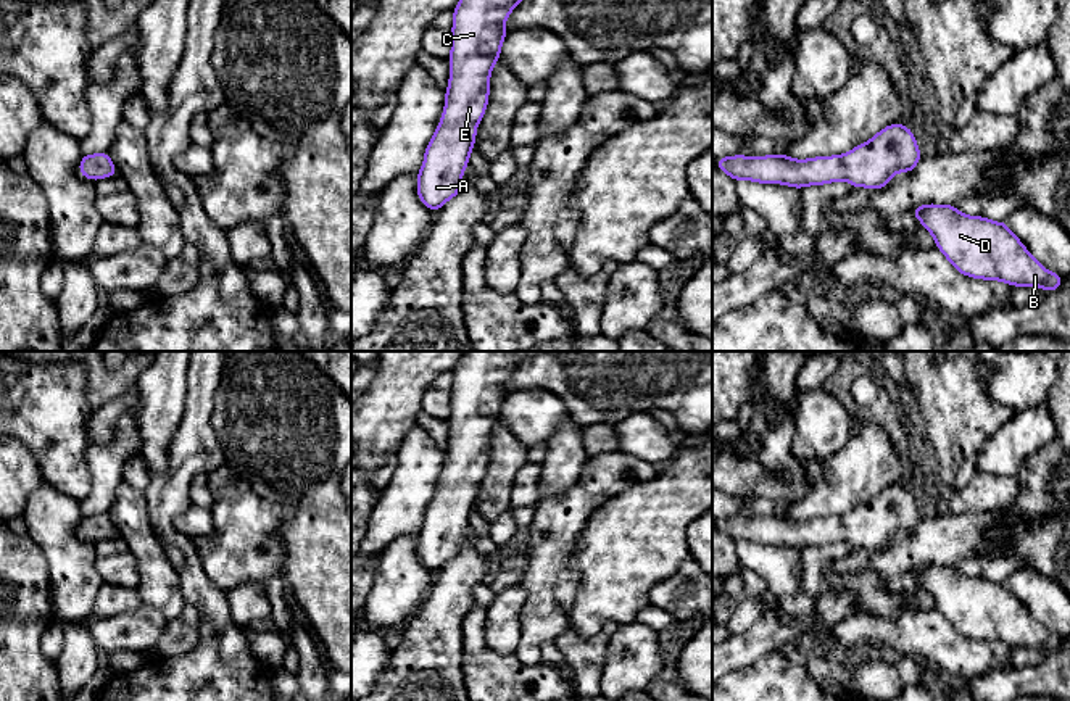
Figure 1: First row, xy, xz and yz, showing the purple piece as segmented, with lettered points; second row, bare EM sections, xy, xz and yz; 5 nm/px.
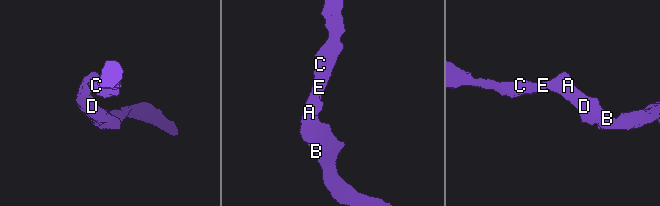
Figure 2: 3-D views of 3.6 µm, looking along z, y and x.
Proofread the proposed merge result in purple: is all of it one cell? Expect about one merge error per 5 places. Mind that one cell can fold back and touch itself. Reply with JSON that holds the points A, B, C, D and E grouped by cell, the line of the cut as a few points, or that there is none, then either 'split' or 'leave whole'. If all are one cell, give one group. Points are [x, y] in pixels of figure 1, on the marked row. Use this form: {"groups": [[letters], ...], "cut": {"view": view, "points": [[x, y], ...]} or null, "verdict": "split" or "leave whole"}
{"groups": [["A", "B", "C", "D", "E"]], "cut": null, "verdict": "leave whole"}

